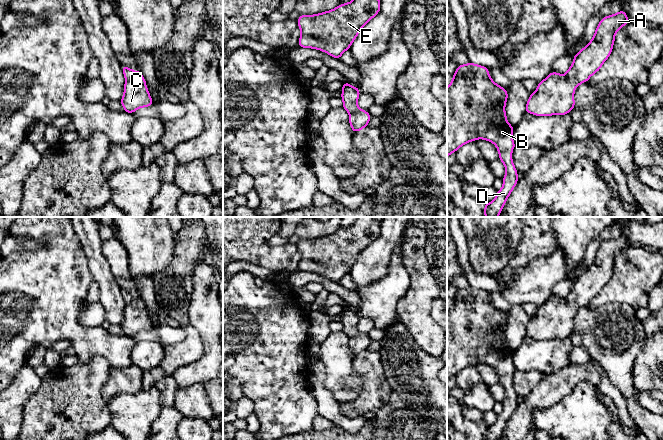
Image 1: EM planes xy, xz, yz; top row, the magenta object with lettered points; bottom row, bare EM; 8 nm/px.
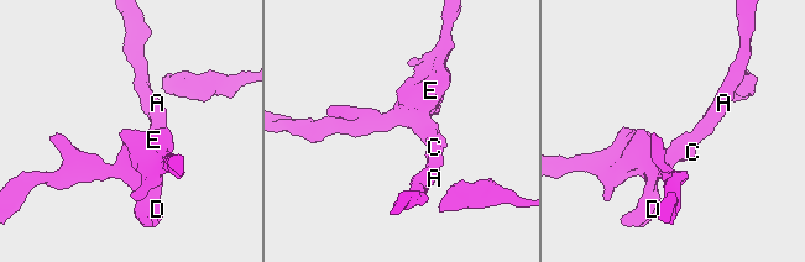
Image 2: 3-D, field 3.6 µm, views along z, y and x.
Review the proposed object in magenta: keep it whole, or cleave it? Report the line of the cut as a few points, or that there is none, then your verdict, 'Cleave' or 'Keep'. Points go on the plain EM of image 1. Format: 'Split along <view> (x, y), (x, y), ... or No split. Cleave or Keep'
No split. Keep

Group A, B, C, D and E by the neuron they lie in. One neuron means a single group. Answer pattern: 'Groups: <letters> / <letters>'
Groups: A B C D E

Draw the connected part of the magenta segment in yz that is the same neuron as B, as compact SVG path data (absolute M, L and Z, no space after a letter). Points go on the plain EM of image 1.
M470 286L458 289L452 305L447 311L447 381L468 366L484 363L496 370L499 384L503 386L506 393L506 398L502 402L503 411L497 415L493 425L485 427L485 440L500 439L507 422L518 405L518 396L512 384L512 374L516 370L512 363L515 351L507 345L505 337L507 322L507 314L491 303L487 291Z

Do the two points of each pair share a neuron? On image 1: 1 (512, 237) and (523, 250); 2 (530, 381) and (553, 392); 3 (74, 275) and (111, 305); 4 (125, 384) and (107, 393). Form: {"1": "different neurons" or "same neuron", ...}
{"1": "different neurons", "2": "different neurons", "3": "different neurons", "4": "same neuron"}

